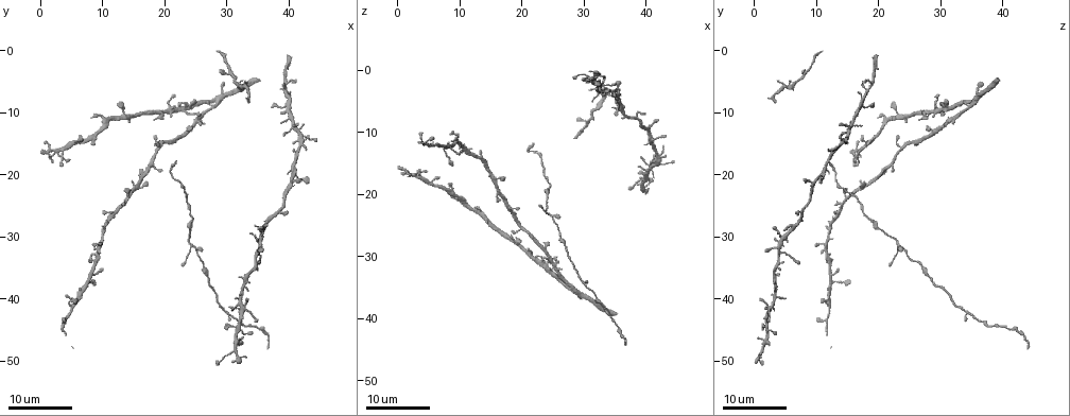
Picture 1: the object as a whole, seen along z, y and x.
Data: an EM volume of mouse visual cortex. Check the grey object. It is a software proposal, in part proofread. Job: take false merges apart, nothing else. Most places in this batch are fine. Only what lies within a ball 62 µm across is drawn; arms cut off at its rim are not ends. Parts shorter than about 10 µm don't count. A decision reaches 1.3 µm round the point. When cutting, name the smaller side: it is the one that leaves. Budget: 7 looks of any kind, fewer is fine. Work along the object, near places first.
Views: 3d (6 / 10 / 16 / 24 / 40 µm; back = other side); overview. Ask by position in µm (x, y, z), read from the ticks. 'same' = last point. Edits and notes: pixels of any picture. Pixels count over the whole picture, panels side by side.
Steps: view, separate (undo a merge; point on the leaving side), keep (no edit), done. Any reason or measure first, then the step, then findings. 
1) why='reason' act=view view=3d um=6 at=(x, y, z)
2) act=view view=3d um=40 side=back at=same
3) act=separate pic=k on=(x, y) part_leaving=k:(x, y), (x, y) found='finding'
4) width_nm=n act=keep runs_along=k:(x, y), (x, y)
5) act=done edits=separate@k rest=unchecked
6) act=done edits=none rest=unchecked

act=view view=3d um=16 at=(21.5, 19.5, 13.0)

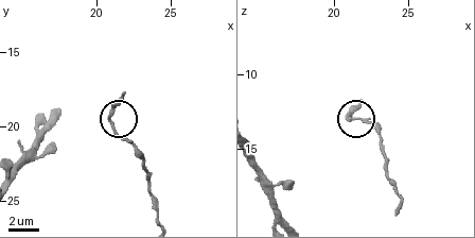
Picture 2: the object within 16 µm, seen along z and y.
act=view view=3d um=10 at=(21.2, 19.6, 12.8)

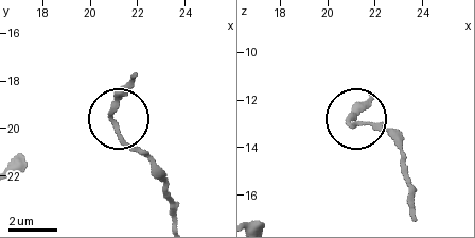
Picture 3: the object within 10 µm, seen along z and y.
act=keep found='one neuron here'

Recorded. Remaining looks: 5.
why='three arms meet' act=view view=3d um=24 at=(25.0, 32.0, 24.0)

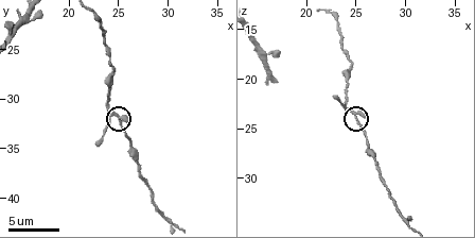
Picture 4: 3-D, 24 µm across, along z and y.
why='closer look' act=view view=3d um=6 at=(25.0, 31.8, 24.2)

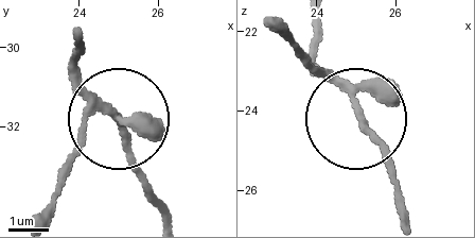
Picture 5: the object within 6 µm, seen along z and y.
arms=3 act=keep found='continuous, no second neuron'

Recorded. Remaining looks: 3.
why='thin arm on a thick one' act=view view=3d um=24 at=(5.5, 40.5, 12.0)

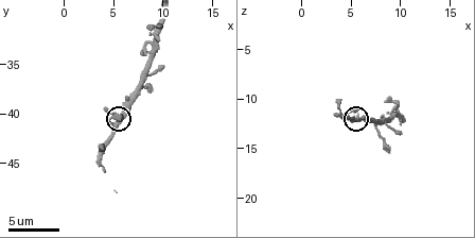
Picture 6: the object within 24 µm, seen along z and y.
act=view view=3d um=10 at=same

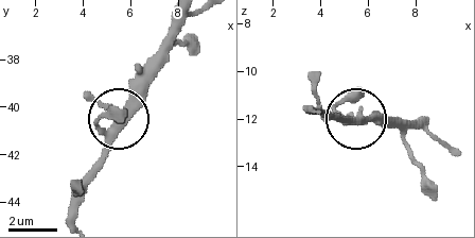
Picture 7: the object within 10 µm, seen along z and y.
act=keep runs_along=7:(426, 122), (321, 116) found='continuous, no second neuron'

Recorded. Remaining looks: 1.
act=done edits=none rest=unchecked

